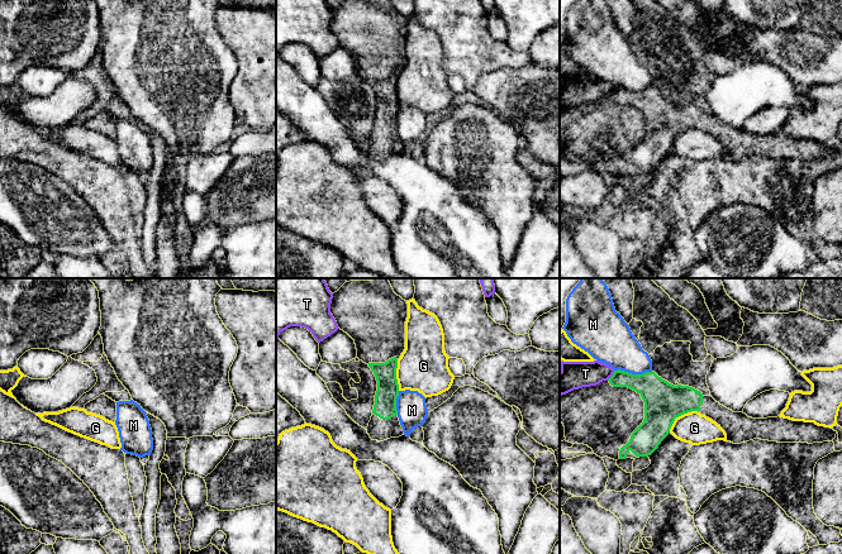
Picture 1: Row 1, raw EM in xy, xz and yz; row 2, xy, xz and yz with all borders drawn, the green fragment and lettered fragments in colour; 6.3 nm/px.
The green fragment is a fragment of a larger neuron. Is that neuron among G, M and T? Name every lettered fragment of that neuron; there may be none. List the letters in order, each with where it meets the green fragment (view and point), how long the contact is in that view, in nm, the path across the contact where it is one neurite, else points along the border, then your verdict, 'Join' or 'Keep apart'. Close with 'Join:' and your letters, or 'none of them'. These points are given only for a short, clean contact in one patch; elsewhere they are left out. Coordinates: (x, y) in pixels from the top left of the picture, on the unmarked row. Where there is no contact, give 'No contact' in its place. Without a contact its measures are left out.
G: Touches green at yz (680, 132). Shared border 240 nm. Keep apart
M: Touches green at yz (633, 91). Shared border 240 nm. Keep apart
T: Touches green at yz (612, 92). Shared border 80 nm. Boundary: yz (614, 87), (607, 96). Keep apart
Join: none of them

